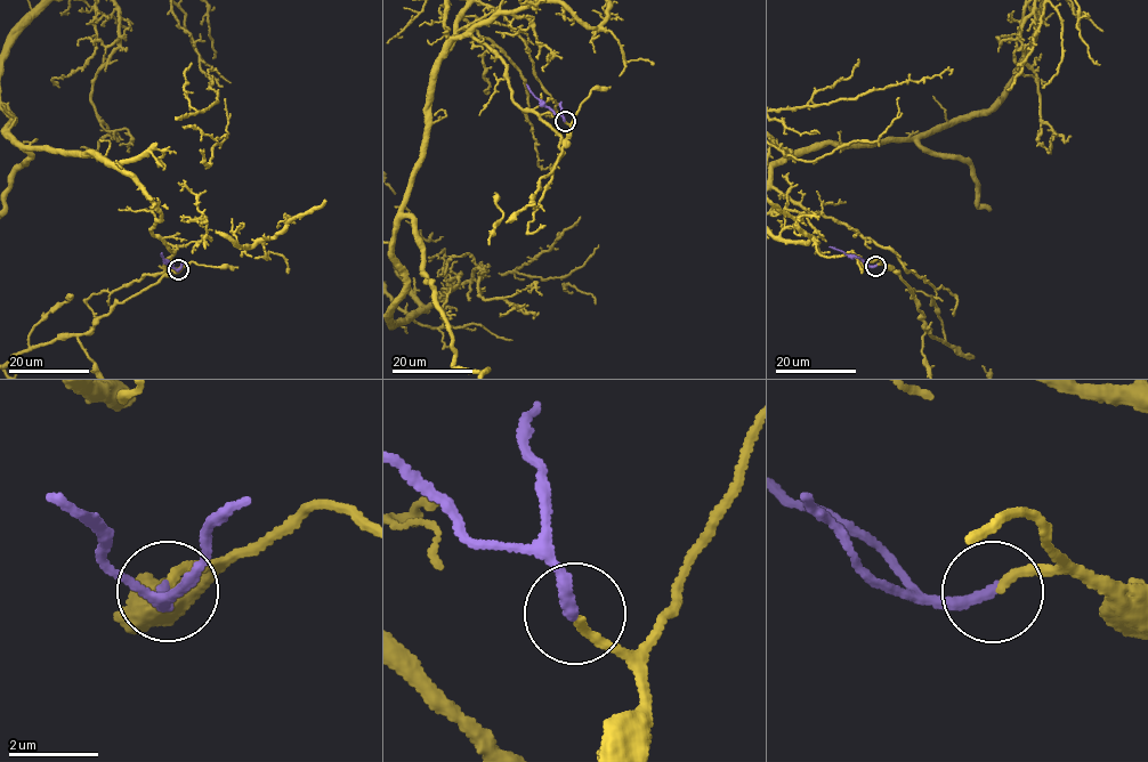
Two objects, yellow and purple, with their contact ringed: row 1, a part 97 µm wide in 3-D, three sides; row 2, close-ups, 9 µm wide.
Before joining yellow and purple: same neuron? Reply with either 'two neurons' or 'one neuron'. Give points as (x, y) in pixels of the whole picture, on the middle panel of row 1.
one neuron

